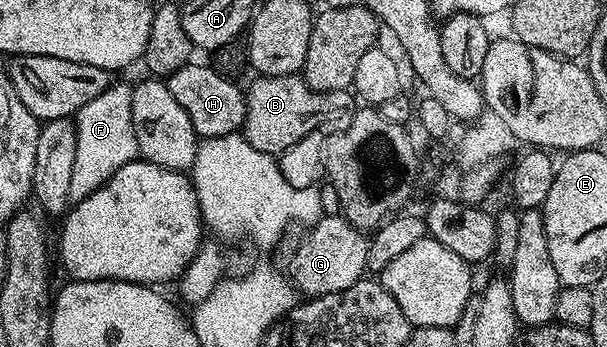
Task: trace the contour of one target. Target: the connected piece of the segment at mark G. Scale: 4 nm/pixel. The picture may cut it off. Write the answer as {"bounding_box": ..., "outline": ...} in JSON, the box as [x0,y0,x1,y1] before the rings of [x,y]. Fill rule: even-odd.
{"bounding_box":[289,214,368,297],"outline":[[[342,214],[322,216],[306,232],[307,240],[301,241],[291,256],[289,271],[291,283],[304,297],[337,294],[341,290],[349,290],[349,286],[364,279],[367,272],[368,237],[360,229],[354,228]]]}

